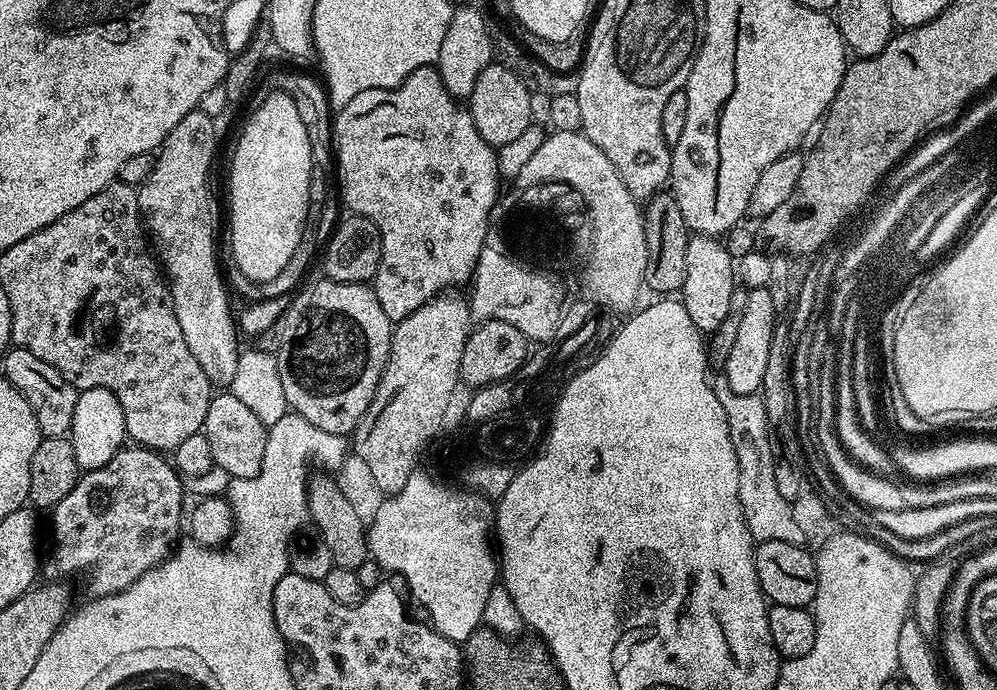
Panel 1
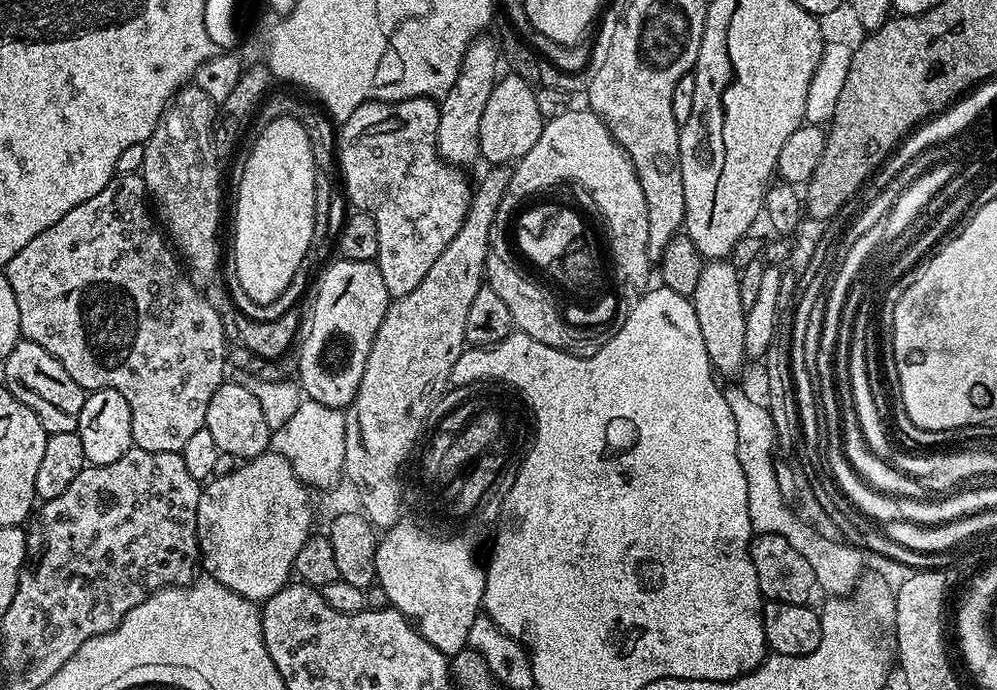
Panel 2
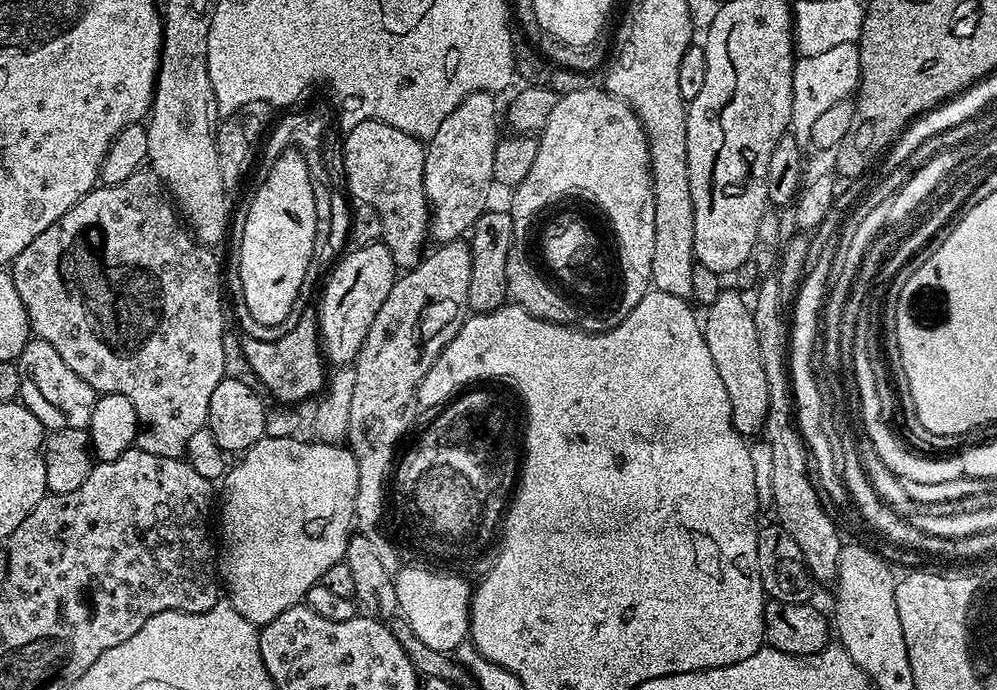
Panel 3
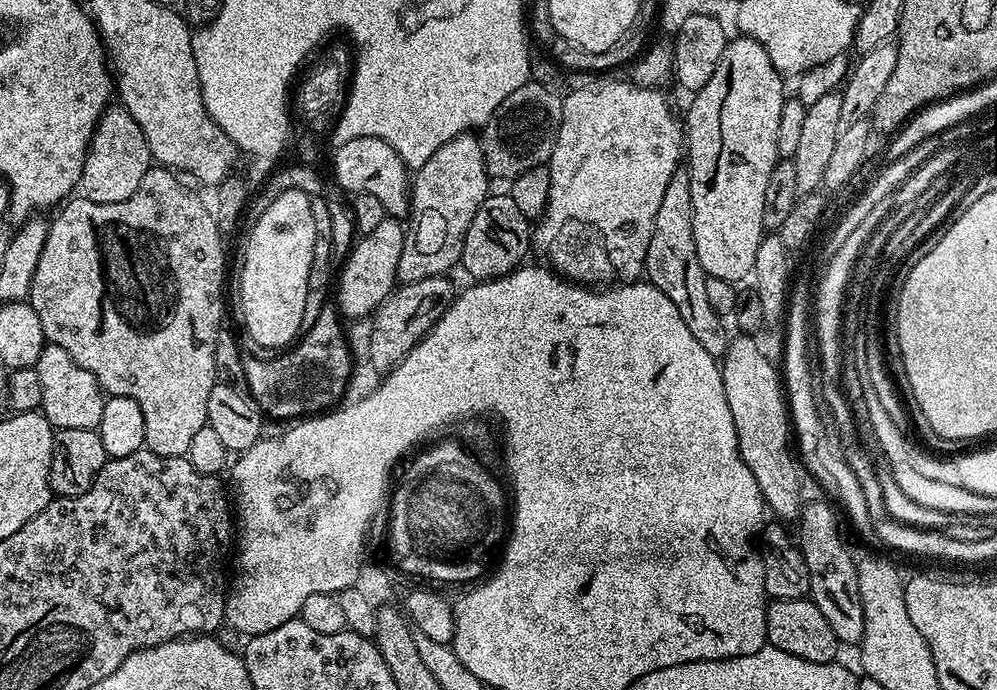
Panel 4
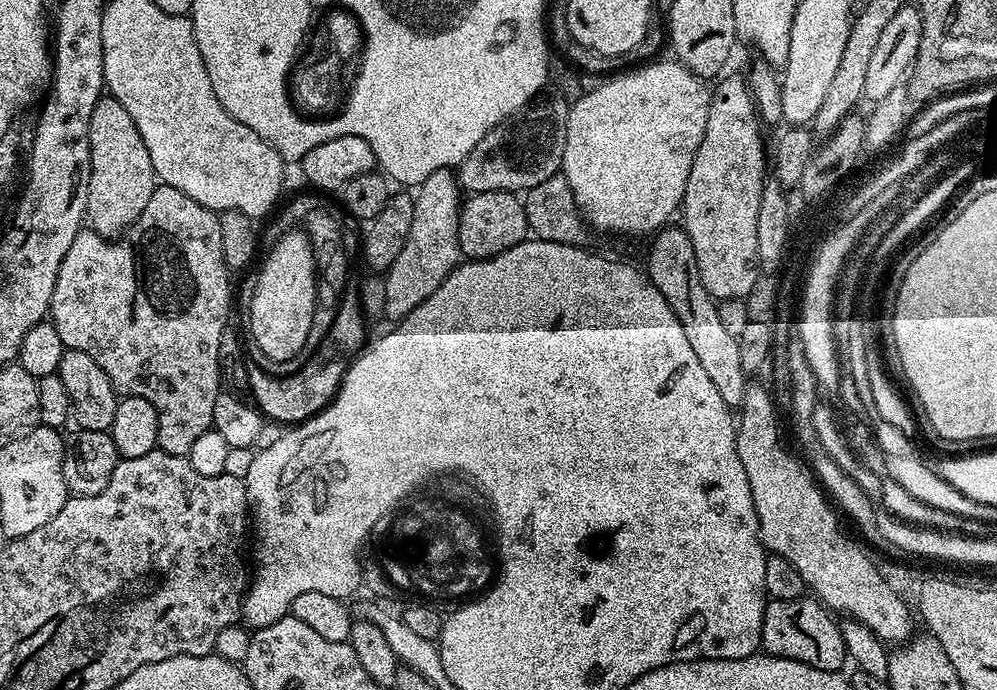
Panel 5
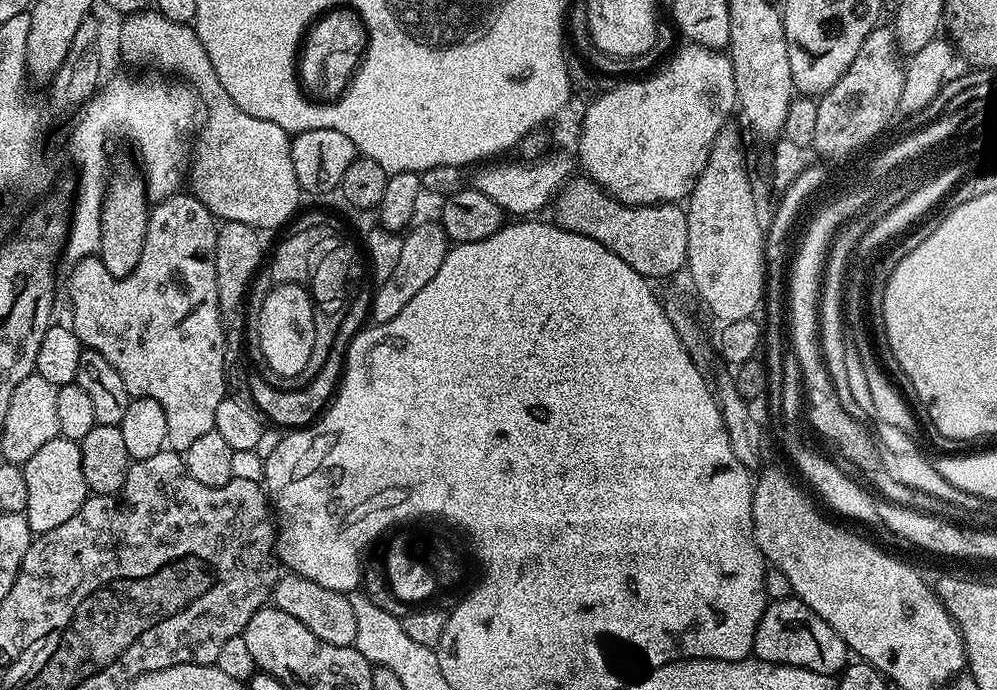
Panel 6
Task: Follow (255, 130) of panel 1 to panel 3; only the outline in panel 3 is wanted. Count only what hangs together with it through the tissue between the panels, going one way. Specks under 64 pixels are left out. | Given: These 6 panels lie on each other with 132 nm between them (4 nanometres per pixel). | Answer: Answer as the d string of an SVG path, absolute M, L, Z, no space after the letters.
M289 150L281 154L270 170L270 176L260 188L251 194L252 205L244 216L244 229L240 232L240 260L238 267L241 274L242 294L246 307L252 315L254 324L274 327L281 324L291 312L299 287L302 286L310 260L312 249L318 241L316 235L316 192L314 181L308 172L308 161L299 151Z

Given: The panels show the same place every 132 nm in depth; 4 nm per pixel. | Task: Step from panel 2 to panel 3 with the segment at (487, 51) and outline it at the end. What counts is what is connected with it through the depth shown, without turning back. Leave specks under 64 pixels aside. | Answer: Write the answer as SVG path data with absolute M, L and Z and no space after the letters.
M475 92L473 96L469 96L464 103L459 104L450 114L450 118L446 118L446 122L442 122L442 126L438 126L436 133L430 137L426 144L424 153L424 196L428 199L428 207L430 209L430 236L437 245L449 244L452 240L459 240L474 225L476 220L483 212L489 211L490 204L488 199L492 196L492 188L494 189L494 150L498 141L501 139L502 131L500 132L500 124L502 128L502 116L496 113L497 97L491 92Z

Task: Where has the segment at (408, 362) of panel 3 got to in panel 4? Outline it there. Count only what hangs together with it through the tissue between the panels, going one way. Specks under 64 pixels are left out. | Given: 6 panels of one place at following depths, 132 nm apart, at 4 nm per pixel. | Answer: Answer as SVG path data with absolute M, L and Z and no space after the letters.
M447 275L434 278L422 278L422 282L413 284L400 284L392 295L376 309L374 313L374 335L370 342L370 359L372 368L384 368L391 370L401 364L414 350L414 346L420 343L423 336L437 324L442 314L452 305L454 291Z

